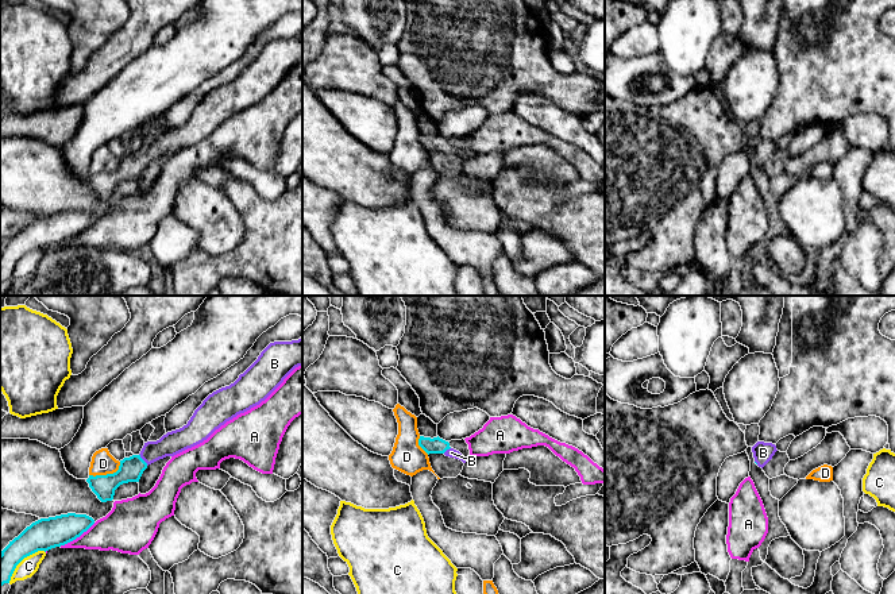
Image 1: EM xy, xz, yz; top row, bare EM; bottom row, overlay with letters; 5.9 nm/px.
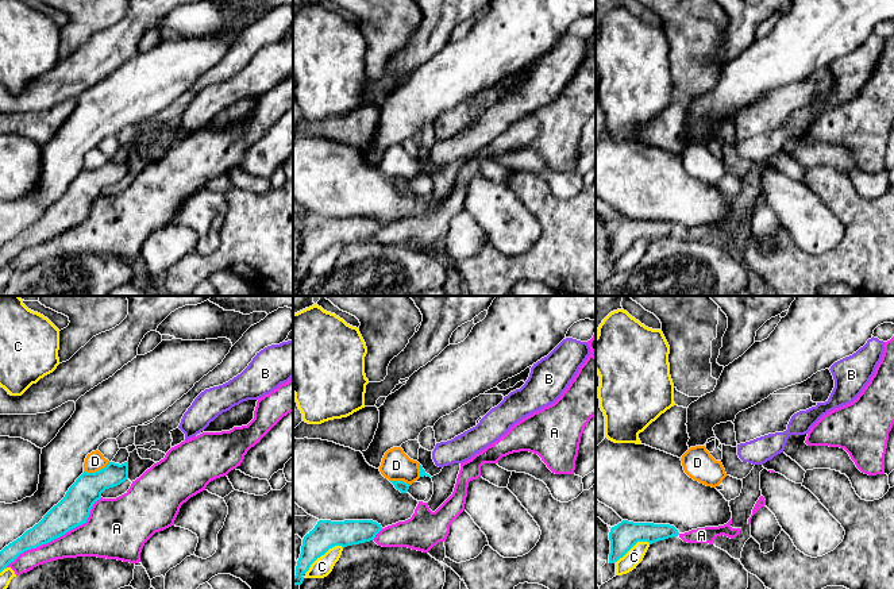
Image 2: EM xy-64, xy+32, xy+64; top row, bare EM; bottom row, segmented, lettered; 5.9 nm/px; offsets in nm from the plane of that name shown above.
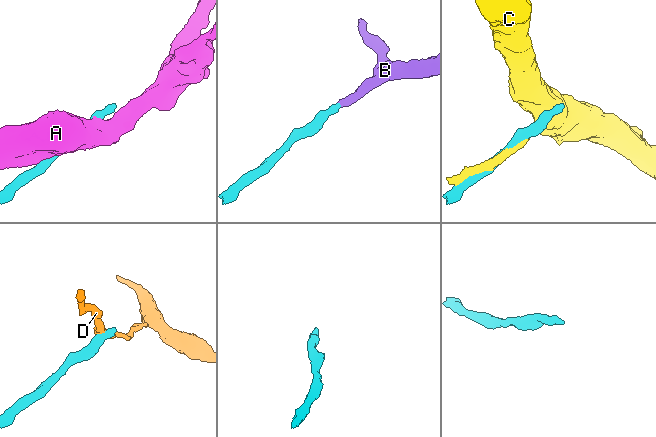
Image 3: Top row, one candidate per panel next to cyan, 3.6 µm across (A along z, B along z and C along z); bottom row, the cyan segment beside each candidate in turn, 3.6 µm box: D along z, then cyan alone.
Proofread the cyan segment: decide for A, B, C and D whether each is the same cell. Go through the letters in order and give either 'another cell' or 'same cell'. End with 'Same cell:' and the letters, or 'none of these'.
A: another cell
B: same cell
C: another cell
D: another cell
Same cell: B

